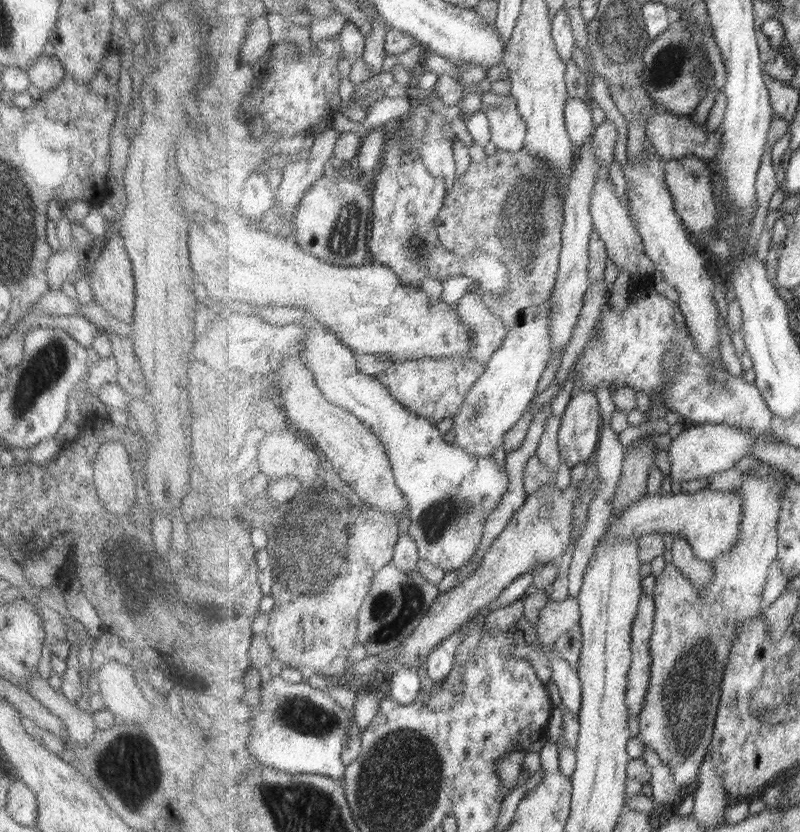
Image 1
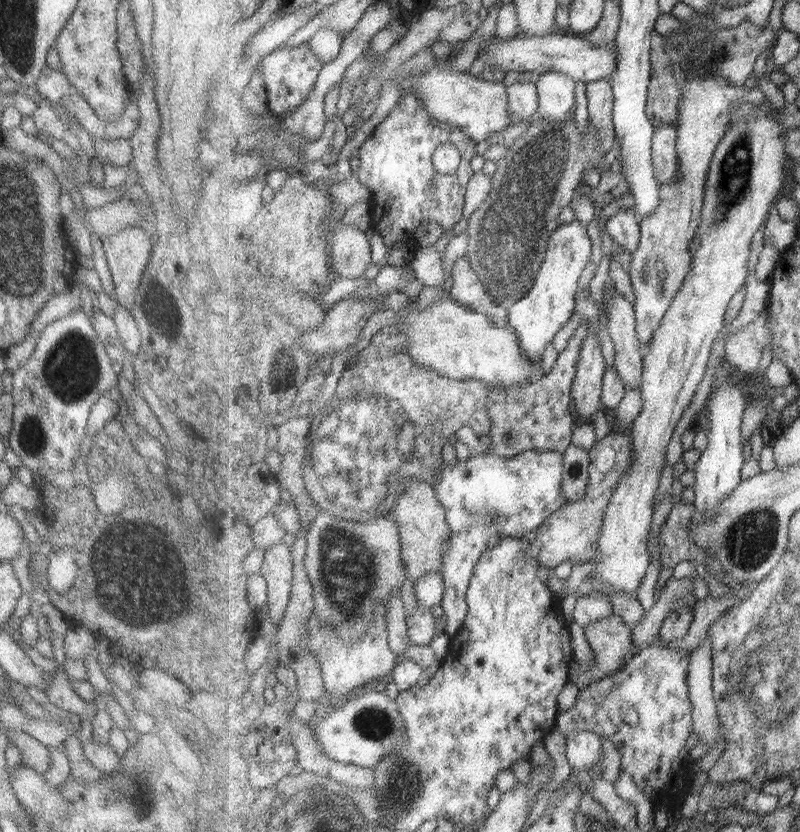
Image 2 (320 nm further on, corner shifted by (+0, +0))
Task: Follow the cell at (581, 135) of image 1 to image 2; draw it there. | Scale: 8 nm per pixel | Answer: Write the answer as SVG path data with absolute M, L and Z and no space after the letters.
M551 71L535 76L534 81L540 98L540 118L553 122L573 118L576 109L577 81L571 76Z

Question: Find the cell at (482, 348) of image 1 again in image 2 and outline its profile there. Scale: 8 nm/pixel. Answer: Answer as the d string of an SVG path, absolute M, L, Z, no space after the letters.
M465 255L459 257L451 271L453 284L450 296L461 305L475 309L476 312L491 314L491 310L499 303L490 296L488 288L477 274Z

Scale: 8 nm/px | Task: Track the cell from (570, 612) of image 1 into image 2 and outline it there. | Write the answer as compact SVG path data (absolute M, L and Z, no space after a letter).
M618 614L584 627L588 644L597 654L595 670L585 672L591 683L619 671L634 656L633 628Z

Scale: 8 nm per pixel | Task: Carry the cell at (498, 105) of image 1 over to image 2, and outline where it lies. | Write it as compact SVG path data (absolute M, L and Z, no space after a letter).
M534 79L526 83L519 80L508 86L510 117L515 122L539 116L540 98Z

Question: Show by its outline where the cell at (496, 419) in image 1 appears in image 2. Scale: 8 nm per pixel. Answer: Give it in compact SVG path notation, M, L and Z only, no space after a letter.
M579 219L561 225L552 234L548 242L548 251L541 273L537 281L525 298L508 307L508 326L513 328L519 336L519 344L523 352L538 361L561 330L568 324L575 314L575 296L579 292L579 278L585 270L585 266L591 263L591 238L587 236L587 228Z

